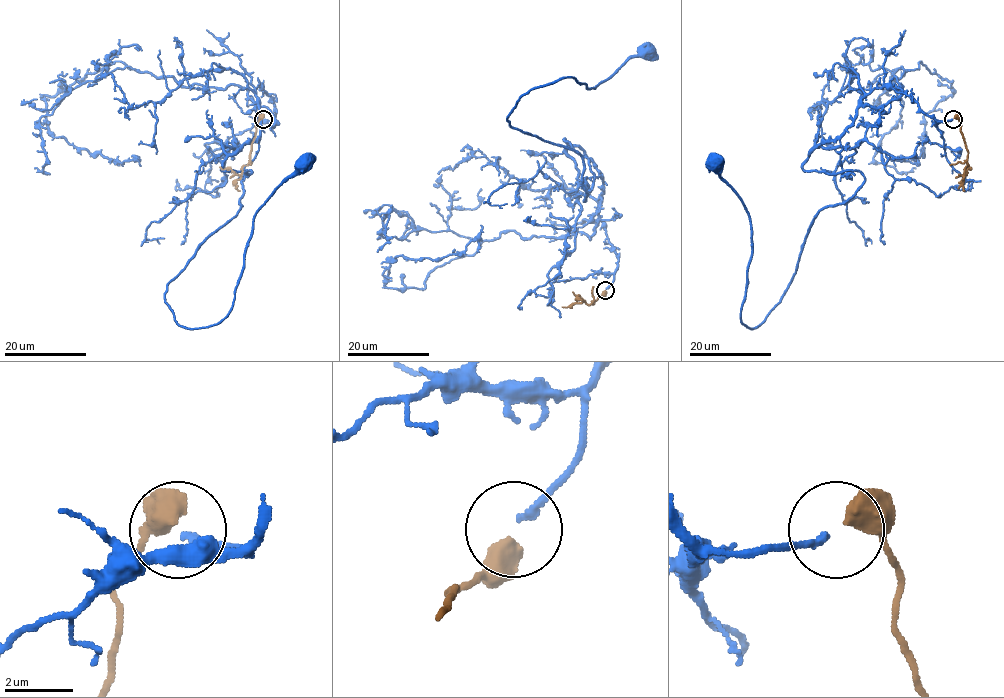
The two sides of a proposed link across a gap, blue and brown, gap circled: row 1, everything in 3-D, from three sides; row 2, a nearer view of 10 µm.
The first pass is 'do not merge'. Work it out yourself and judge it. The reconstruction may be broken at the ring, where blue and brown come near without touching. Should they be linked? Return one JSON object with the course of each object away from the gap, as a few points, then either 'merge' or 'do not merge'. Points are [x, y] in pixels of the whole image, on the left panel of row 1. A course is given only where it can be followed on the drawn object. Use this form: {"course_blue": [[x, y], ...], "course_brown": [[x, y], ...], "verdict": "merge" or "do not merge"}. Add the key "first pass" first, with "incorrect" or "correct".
{"first pass": "incorrect", "course_blue": [[263, 119], [255, 88], [177, 324], [227, 314], [305, 161]], "course_brown": [[263, 118], [256, 124], [250, 160], [242, 173], [237, 175], [219, 167]], "verdict": "merge"}

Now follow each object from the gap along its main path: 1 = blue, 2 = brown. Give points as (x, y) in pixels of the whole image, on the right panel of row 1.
1: (952, 119), (874, 88), (809, 153), (802, 170), (864, 183), (814, 215), (753, 329), (750, 217), (715, 161)
2: (954, 118), (960, 124), (967, 151), (966, 175), (970, 167)

